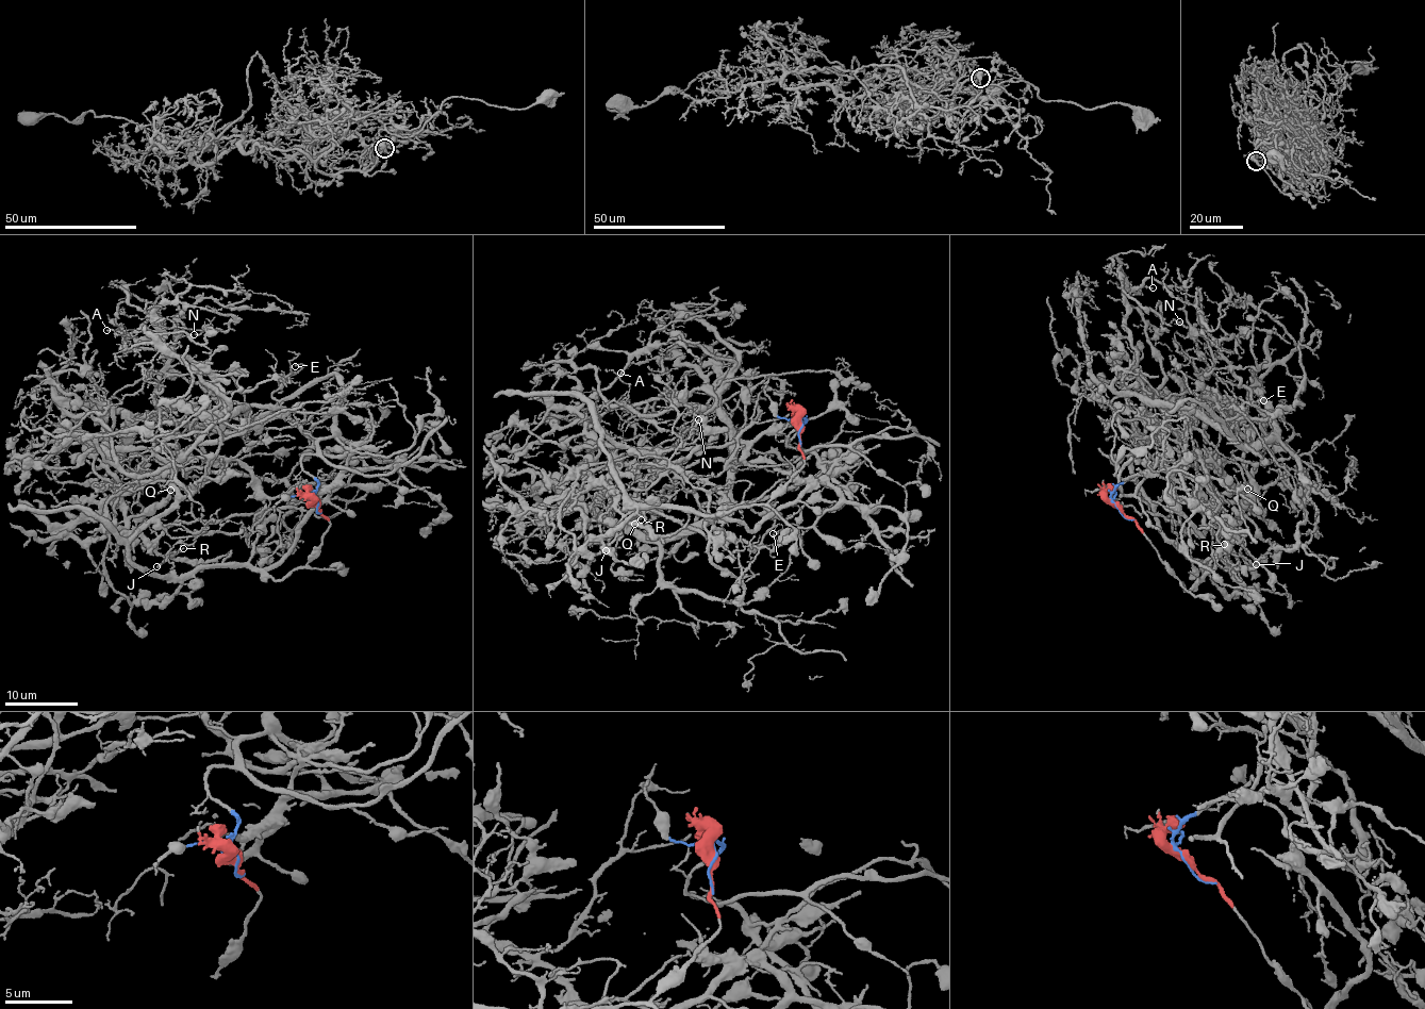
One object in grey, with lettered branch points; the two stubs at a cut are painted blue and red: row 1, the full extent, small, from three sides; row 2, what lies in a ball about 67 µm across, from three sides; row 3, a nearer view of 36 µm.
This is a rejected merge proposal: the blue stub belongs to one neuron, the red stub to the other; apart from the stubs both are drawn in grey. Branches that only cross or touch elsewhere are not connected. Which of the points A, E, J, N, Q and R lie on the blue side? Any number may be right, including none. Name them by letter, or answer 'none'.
A, E, N

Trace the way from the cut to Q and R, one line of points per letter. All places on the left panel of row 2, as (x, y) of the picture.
Q: (316, 505), (316, 556), (276, 580), (101, 520), (62, 536), (104, 540), (170, 490)
R: (316, 505), (330, 526), (316, 556), (276, 580), (224, 562), (231, 551), (212, 560), (177, 559), (183, 548)

